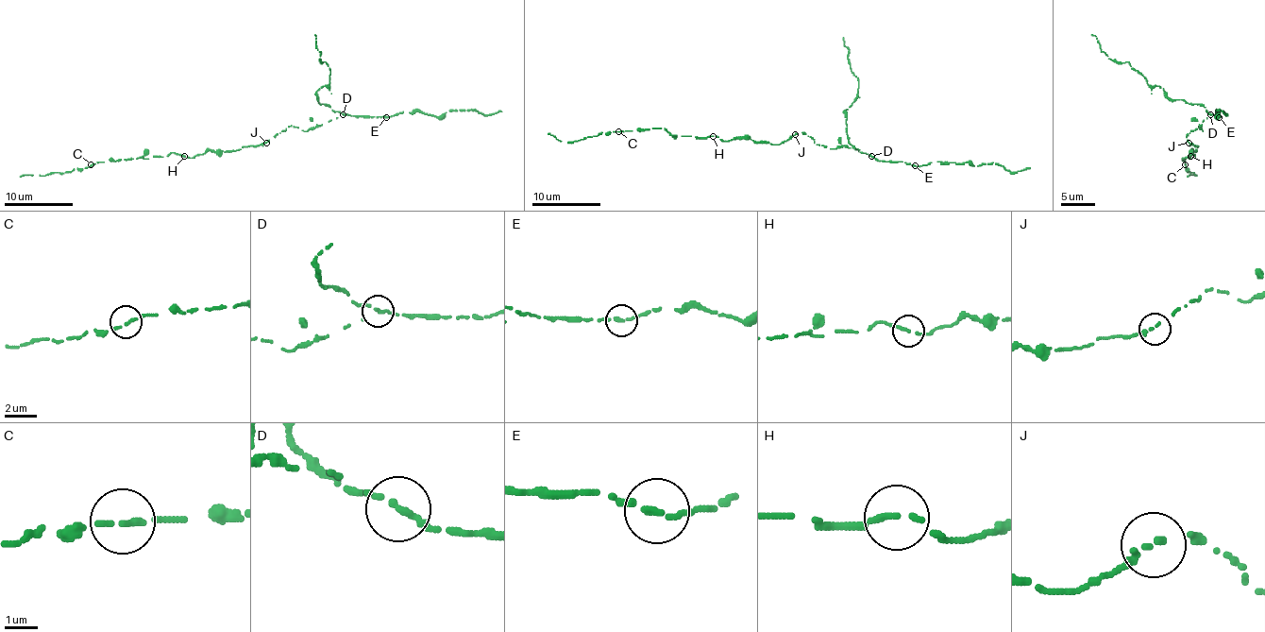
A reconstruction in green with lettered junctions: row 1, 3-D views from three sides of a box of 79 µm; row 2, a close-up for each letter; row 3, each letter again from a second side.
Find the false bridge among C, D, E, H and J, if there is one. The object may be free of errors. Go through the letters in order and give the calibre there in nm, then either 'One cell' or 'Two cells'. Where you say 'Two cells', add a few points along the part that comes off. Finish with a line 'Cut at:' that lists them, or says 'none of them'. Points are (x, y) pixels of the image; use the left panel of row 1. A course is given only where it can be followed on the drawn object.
C: Thickness 240 nm. One cell
D: Thickness 190 nm. Two cells. Course of the part to remove: (344, 113), (333, 111), (329, 107), (318, 101), (316, 92), (329, 84), (329, 67), (320, 59), (314, 35)
E: Thickness 190 nm. One cell
H: Thickness 170 nm. One cell
J: Thickness 190 nm. One cell
Cut at: D

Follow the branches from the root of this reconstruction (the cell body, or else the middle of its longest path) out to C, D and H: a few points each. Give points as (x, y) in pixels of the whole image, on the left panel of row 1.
C: (268, 139), (256, 146), (205, 151), (192, 158), (171, 153), (91, 164)
D: (268, 139), (291, 126), (308, 130), (337, 119), (337, 111), (344, 113)
H: (268, 139), (256, 146), (244, 146), (234, 151), (205, 151), (192, 158), (184, 156)

